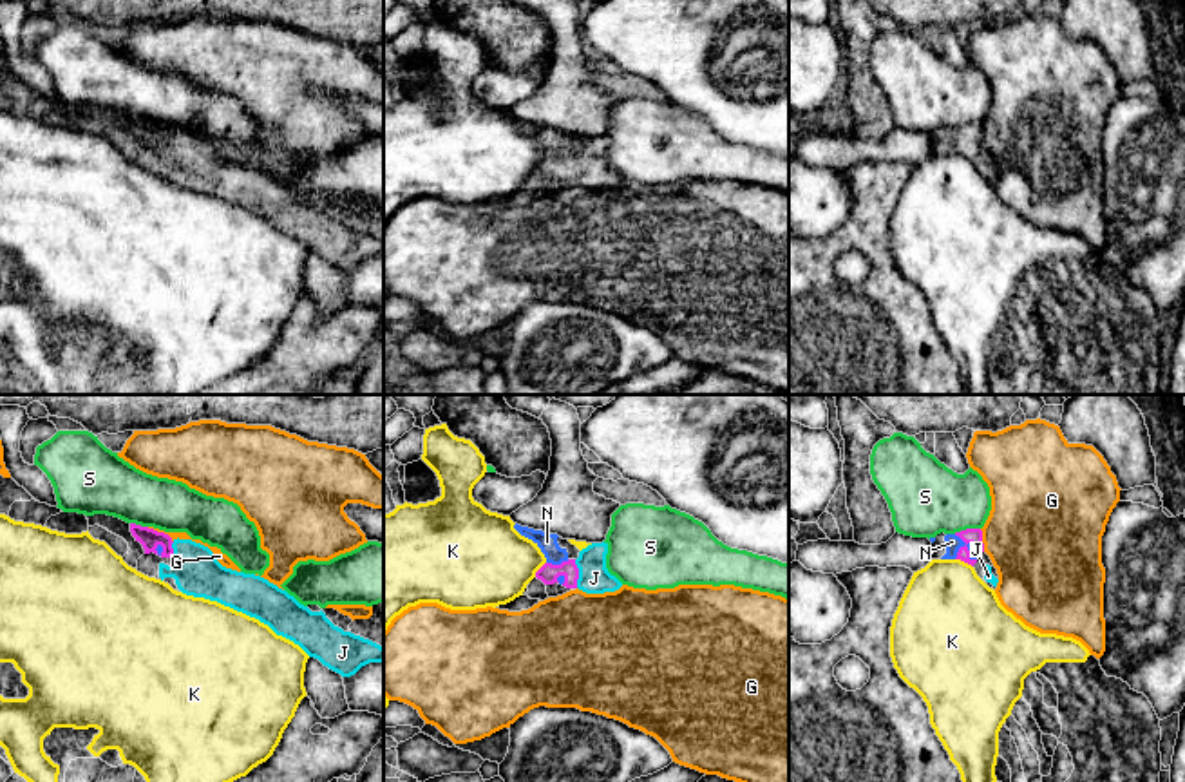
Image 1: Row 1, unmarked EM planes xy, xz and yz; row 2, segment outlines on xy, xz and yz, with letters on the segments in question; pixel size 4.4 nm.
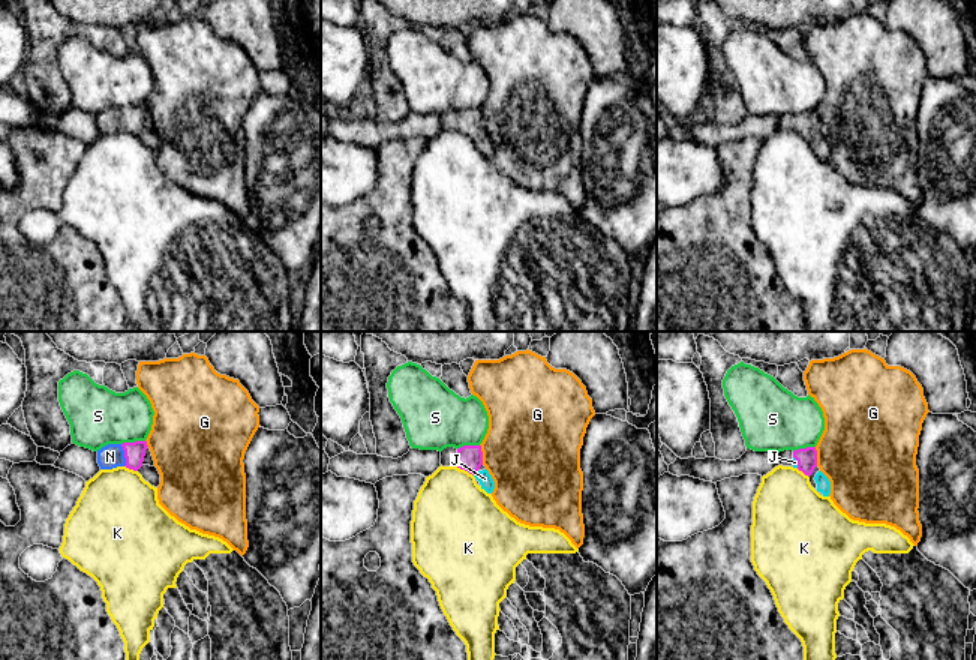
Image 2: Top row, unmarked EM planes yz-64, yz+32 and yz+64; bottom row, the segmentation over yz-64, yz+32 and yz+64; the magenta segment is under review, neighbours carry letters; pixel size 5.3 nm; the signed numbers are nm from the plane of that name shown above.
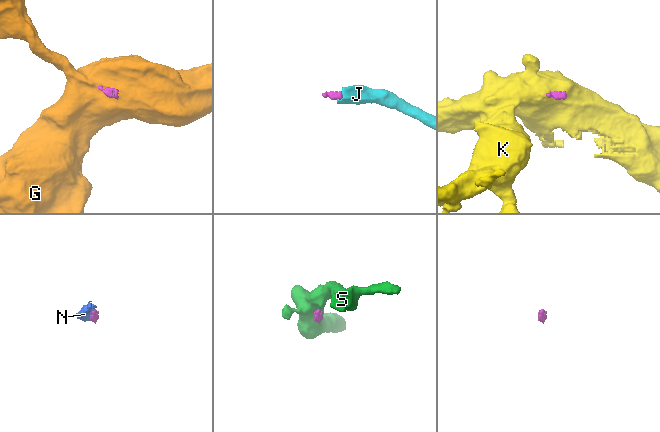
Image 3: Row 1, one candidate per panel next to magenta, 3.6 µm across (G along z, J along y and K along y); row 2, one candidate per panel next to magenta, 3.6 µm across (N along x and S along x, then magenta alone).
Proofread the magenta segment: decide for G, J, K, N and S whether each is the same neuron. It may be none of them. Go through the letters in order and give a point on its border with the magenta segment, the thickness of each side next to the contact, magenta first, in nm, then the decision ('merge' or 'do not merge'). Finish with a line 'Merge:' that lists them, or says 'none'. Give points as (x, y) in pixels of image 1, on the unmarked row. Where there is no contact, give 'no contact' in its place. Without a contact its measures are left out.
G: xy (161, 127) | 90/30 nm | do not merge
J: xz (578, 169) | 90/140 nm | merge
K: yz (965, 156) | 70/420 nm | do not merge
N: yz (966, 142) | 70/70 nm | merge
S: yz (966, 123) | 70/320 nm | do not merge
Merge: J, N

